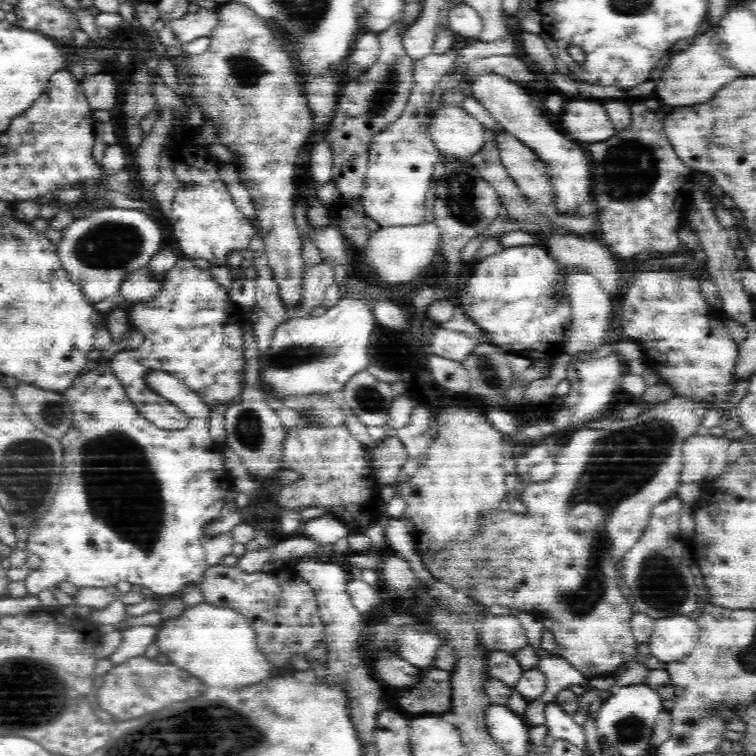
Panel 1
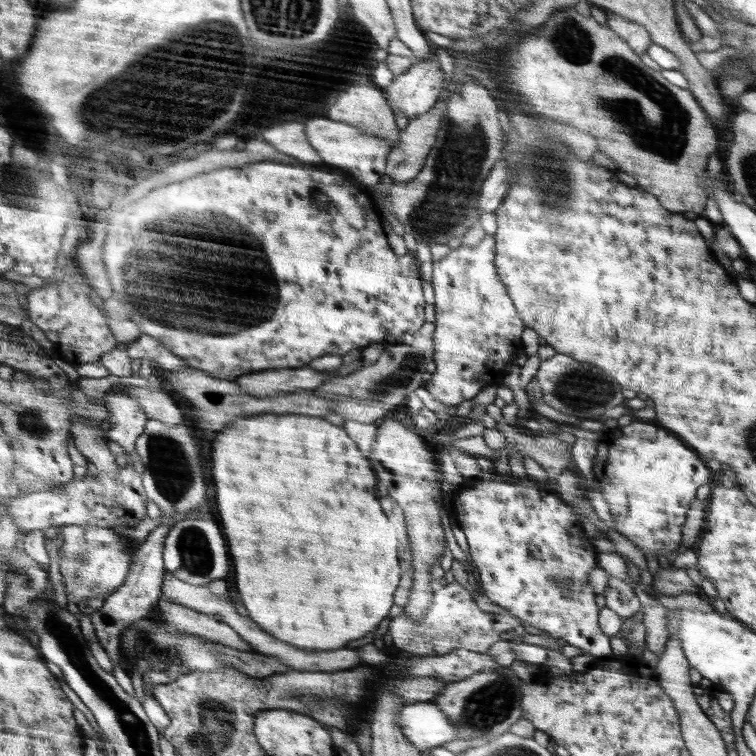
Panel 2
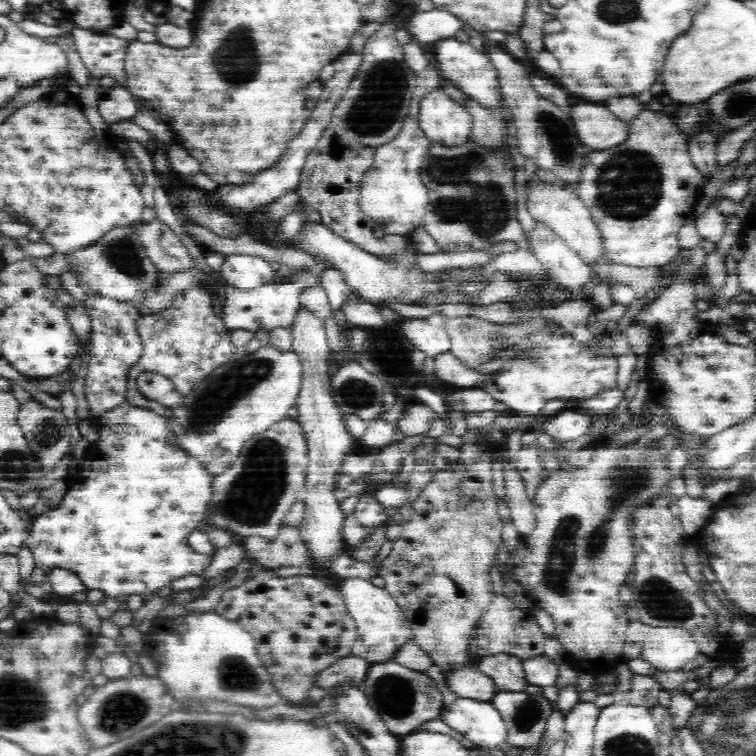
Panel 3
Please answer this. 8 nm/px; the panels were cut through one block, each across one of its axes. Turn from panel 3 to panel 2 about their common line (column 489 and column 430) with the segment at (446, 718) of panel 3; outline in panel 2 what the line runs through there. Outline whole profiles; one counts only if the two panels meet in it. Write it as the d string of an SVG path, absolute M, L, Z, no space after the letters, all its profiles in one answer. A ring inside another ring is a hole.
M432 701L406 704L400 708L399 724L408 741L421 751L458 738L458 728L452 719Z

